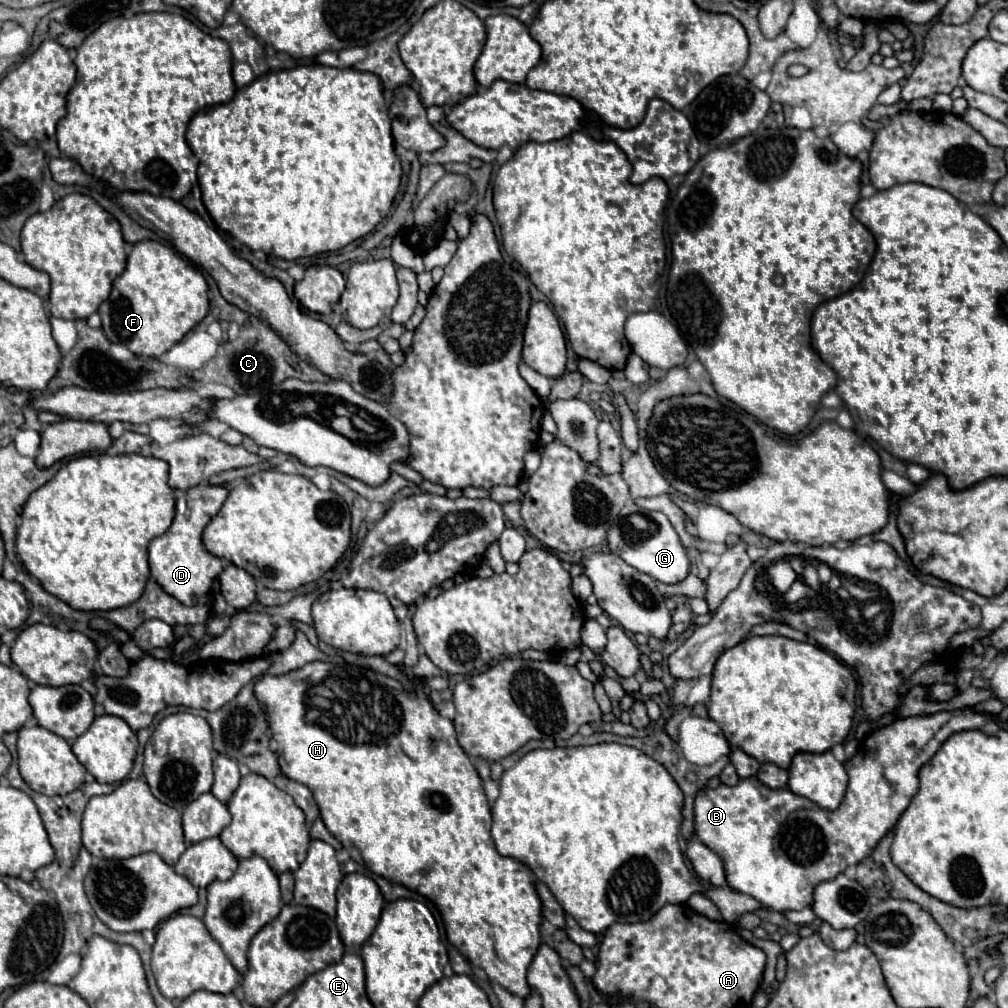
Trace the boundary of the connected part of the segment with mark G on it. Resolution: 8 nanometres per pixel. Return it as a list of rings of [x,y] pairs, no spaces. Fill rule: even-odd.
[[[640,510],[638,514],[644,514],[648,520],[654,522],[656,526],[656,532],[644,540],[644,542],[638,542],[638,544],[628,544],[624,540],[624,534],[620,530],[620,526],[612,526],[612,530],[608,532],[608,542],[610,542],[610,552],[620,556],[624,562],[628,562],[630,566],[634,566],[636,570],[652,576],[654,580],[658,582],[664,582],[664,584],[678,584],[682,580],[686,580],[686,576],[690,574],[690,558],[686,554],[686,548],[680,544],[680,538],[676,534],[676,530],[672,528],[670,520],[662,514],[662,512],[648,512],[648,510]]]

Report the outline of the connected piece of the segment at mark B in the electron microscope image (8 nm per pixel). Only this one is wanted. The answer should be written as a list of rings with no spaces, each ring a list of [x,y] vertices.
[[[960,708],[950,712],[936,712],[928,716],[908,716],[900,718],[888,726],[874,730],[858,748],[858,752],[844,764],[848,772],[848,790],[842,804],[836,810],[824,810],[816,802],[796,796],[786,788],[768,788],[756,776],[740,780],[736,786],[724,786],[710,790],[700,790],[694,802],[694,824],[696,838],[714,850],[726,868],[726,880],[732,890],[756,898],[764,908],[784,912],[802,910],[812,904],[812,890],[820,882],[834,880],[848,866],[866,860],[882,836],[896,824],[898,816],[906,810],[912,796],[918,792],[918,770],[924,766],[942,742],[962,730],[982,728],[988,718],[974,708]]]

